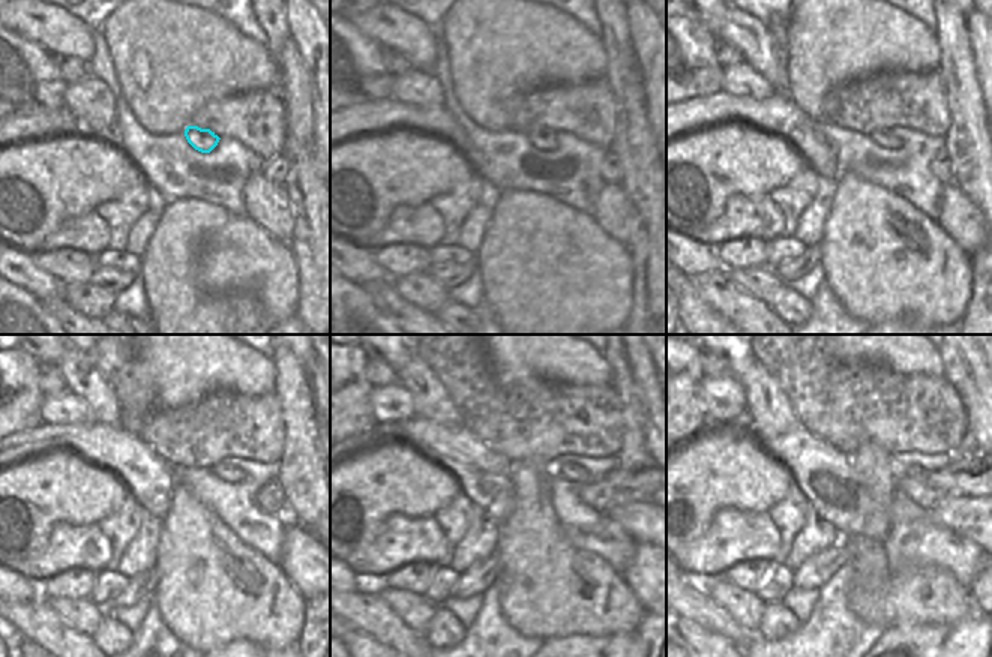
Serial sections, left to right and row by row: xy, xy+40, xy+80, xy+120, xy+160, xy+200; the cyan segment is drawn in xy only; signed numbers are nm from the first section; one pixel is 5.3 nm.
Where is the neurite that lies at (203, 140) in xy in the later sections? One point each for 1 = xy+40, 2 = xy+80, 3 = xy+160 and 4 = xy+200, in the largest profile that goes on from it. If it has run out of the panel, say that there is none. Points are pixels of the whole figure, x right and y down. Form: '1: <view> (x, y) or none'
1: xy+40 (541, 138)
2: xy+80 (881, 137)
3: xy+160 (571, 473)
4: xy+200 (971, 476)

